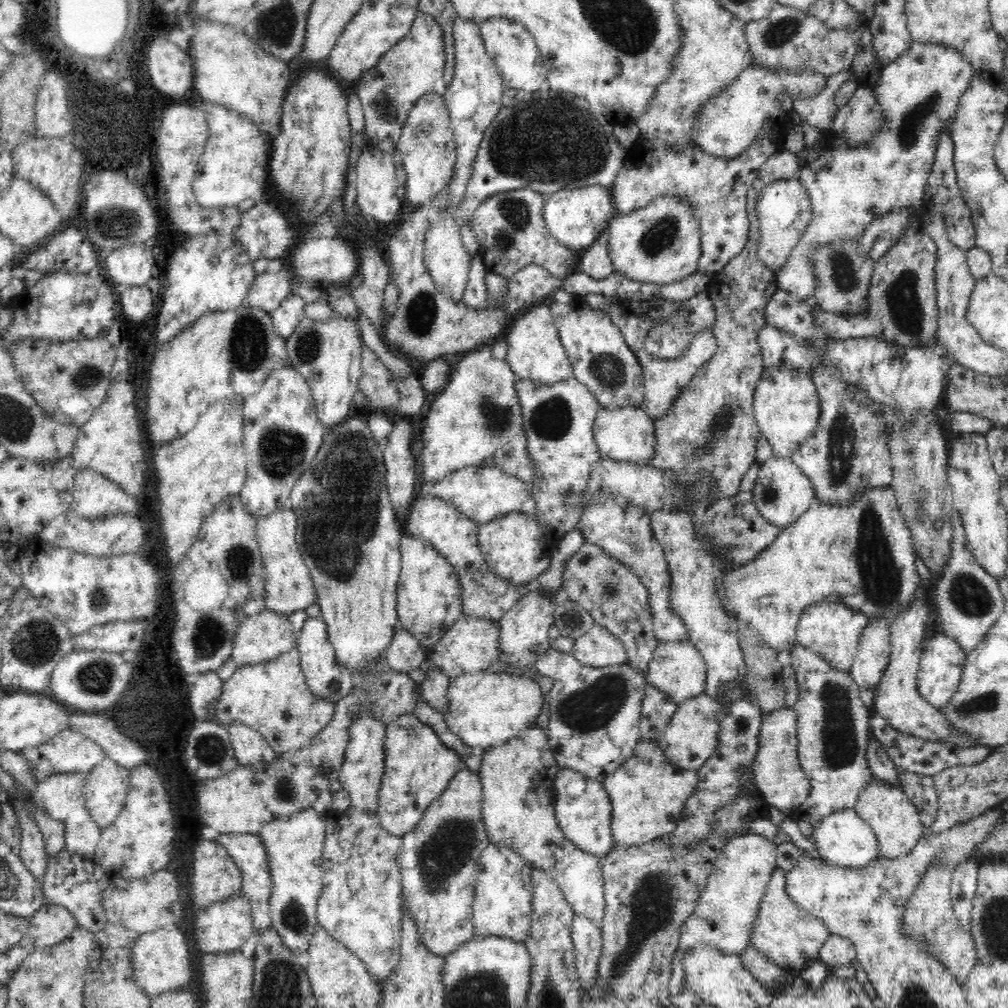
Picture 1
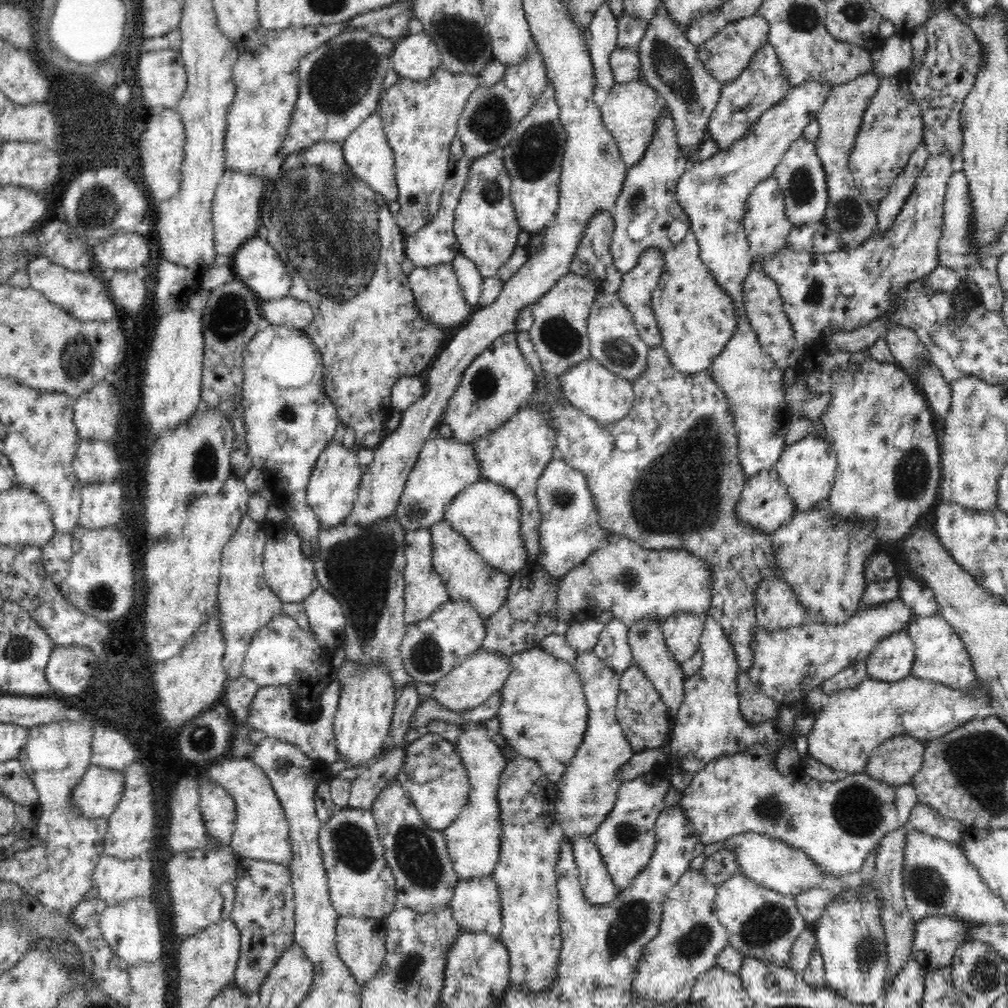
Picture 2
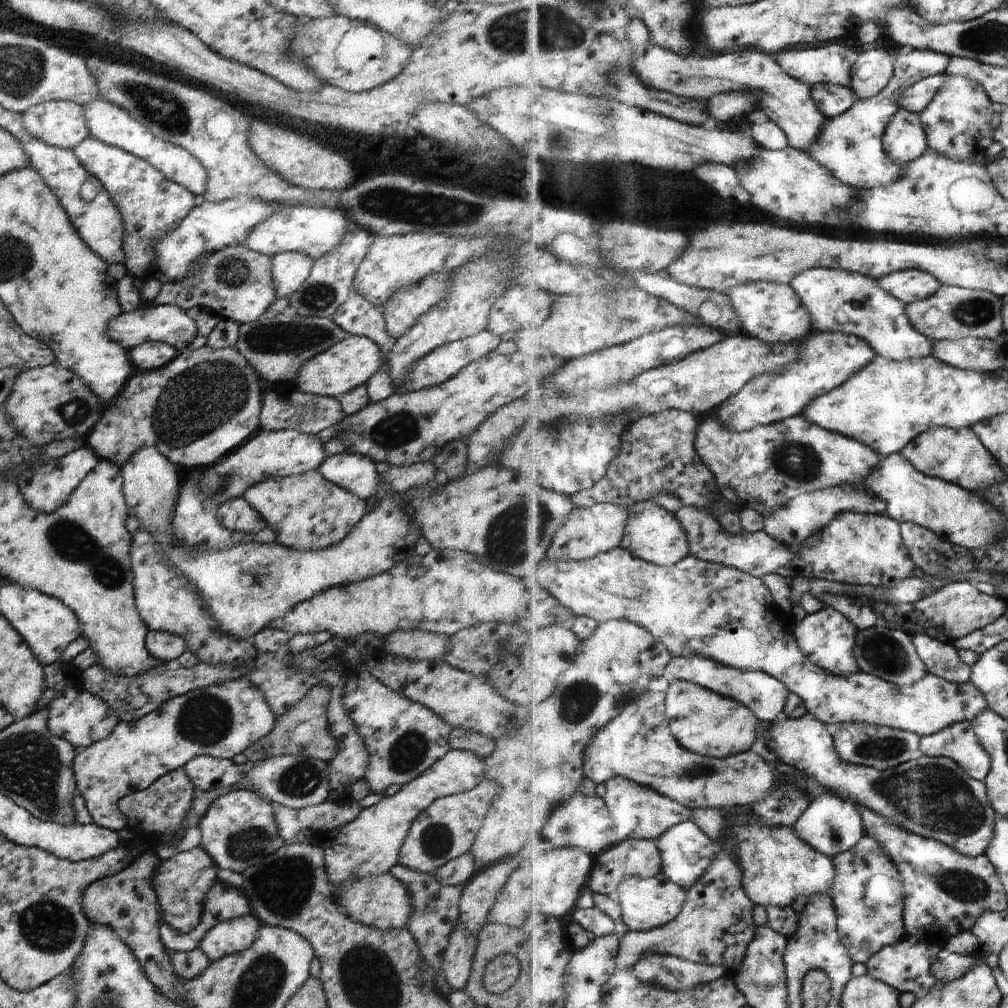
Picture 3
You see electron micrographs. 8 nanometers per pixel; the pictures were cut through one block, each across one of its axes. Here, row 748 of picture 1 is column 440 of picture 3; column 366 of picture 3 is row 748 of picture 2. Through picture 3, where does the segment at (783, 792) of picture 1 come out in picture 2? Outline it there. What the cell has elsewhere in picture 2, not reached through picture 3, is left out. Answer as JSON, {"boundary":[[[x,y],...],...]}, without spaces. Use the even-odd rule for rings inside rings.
{"boundary":[[[912,675],[896,682],[866,679],[856,688],[832,695],[829,702],[817,714],[816,722],[807,736],[807,756],[847,775],[864,773],[872,751],[884,740],[896,734],[909,734],[924,742],[940,738],[955,728],[974,720],[981,709],[990,706],[987,690],[976,678],[976,688],[956,690],[942,683],[921,679]]]}

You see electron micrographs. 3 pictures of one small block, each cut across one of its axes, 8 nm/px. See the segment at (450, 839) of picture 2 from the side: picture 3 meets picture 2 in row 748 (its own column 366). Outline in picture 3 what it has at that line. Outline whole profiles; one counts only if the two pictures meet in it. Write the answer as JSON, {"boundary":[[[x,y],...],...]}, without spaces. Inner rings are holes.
{"boundary":[[[345,450],[327,455],[316,471],[325,480],[364,501],[379,490],[379,475],[375,471],[375,463],[359,453]]]}

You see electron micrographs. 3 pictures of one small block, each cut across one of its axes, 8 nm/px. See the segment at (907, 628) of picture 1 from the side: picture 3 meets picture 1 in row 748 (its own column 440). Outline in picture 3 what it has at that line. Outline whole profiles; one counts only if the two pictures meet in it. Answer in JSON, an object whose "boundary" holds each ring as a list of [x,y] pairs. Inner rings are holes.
{"boundary":[[[457,922],[440,964],[441,972],[453,991],[463,991],[470,973],[475,945],[476,937],[472,937]]]}

